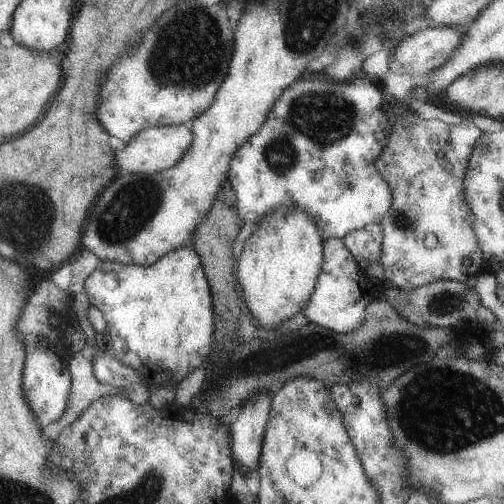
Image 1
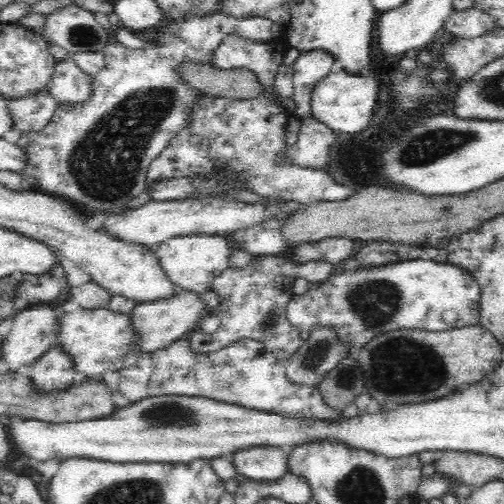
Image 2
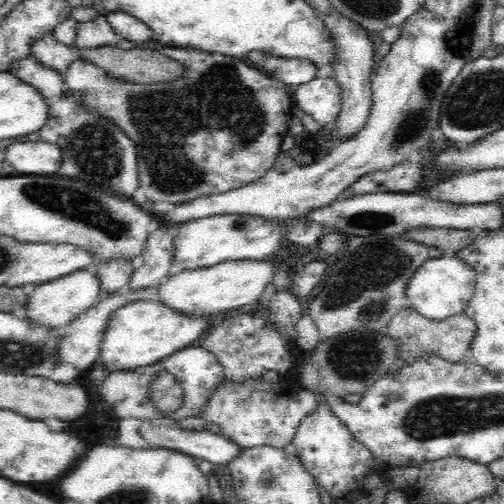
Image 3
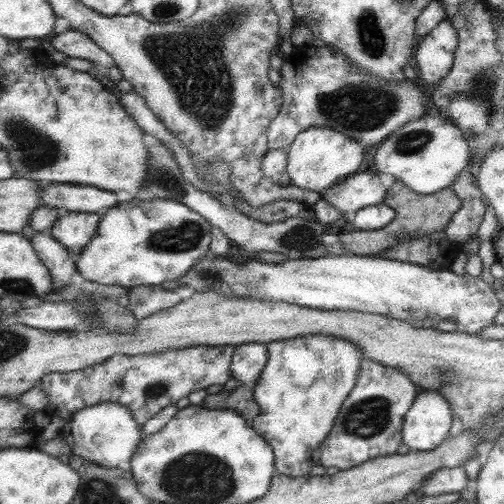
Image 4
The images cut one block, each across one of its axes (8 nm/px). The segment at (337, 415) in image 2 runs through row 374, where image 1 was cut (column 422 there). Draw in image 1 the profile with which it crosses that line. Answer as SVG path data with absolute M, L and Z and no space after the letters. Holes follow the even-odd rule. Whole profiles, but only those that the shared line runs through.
M403 112L399 118L395 118L391 134L387 136L387 144L375 160L375 170L381 174L393 194L387 214L379 220L383 240L377 264L385 272L383 280L387 288L395 286L399 290L415 290L419 286L427 286L429 282L443 280L465 284L469 278L477 278L485 270L473 234L473 216L463 200L463 176L467 170L467 160L475 140L483 136L483 132L469 118L463 118L463 122L457 126L447 126L439 120L417 118L419 116L415 112Z

